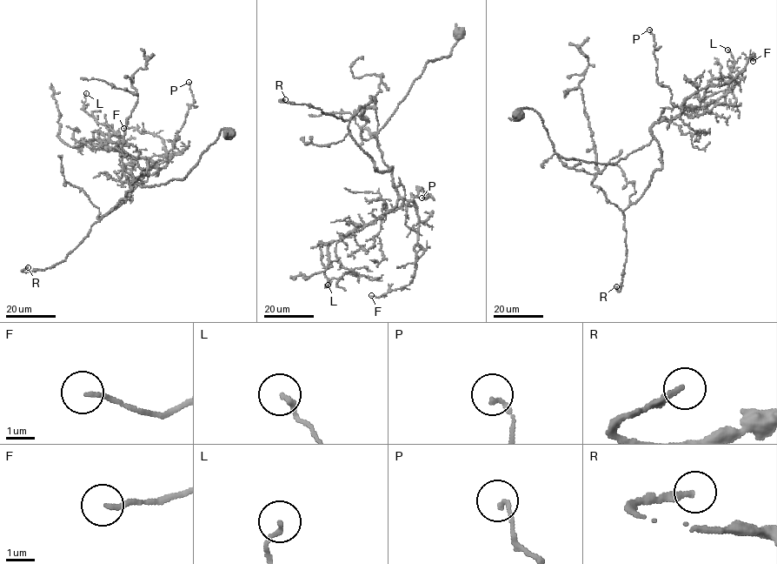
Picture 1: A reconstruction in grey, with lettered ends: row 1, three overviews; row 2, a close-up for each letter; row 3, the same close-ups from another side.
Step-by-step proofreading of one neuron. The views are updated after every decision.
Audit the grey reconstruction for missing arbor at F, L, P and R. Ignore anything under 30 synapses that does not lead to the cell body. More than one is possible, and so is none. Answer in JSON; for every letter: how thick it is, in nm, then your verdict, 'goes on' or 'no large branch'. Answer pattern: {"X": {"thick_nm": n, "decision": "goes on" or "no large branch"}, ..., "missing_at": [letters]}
{"F": {"thick_nm": 150, "decision": "no large branch"}, "L": {"thick_nm": 150, "decision": "no large branch"}, "P": {"thick_nm": 130, "decision": "no large branch"}, "R": {"thick_nm": 190, "decision": "goes on"}, "missing_at": ["R"]}

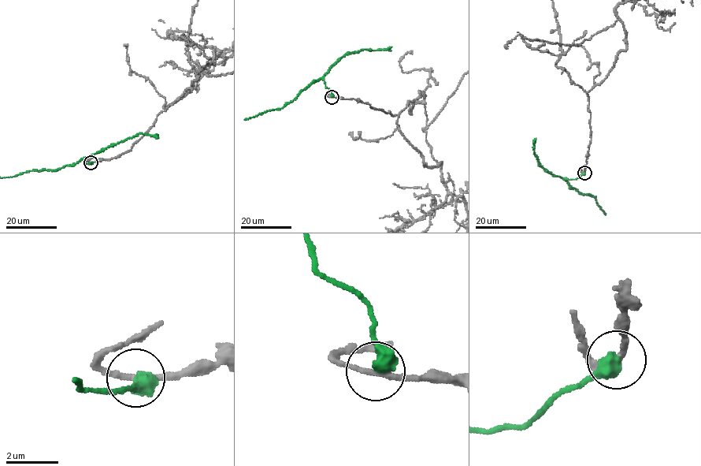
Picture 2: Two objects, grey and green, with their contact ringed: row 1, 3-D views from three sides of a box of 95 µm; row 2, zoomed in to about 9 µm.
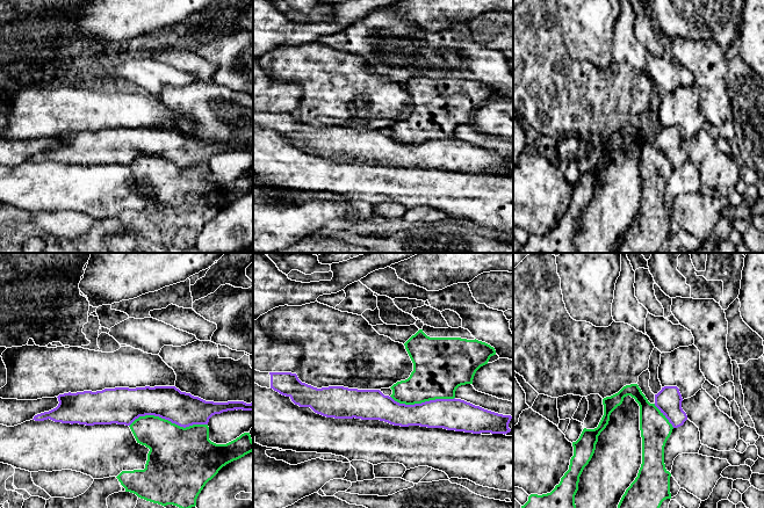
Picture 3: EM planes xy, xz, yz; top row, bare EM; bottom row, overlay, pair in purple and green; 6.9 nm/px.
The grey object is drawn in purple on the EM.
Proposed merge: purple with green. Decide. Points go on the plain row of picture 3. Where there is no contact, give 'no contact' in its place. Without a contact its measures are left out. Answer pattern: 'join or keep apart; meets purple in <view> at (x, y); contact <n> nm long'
keep apart; meets purple in xy at (167, 159); contact 550 nm long

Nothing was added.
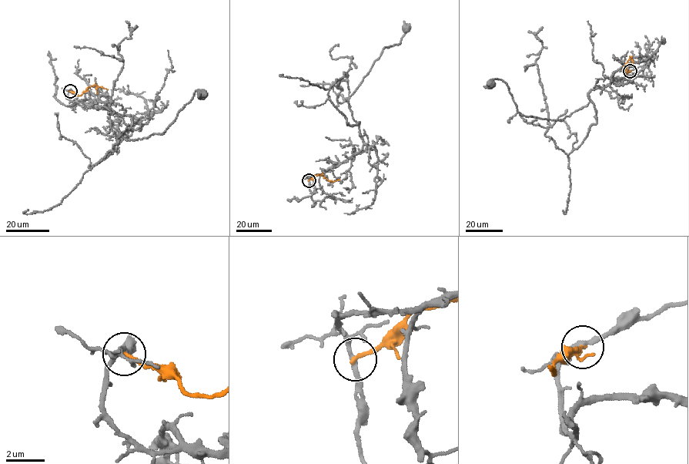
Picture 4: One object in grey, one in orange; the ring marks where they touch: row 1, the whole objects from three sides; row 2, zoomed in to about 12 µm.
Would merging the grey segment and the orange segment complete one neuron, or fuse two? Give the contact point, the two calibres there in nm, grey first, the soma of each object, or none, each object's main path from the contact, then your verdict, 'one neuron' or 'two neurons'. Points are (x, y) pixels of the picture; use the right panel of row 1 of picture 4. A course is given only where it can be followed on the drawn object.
(630, 71) | 240/200 nm | grey (491, 84) | orange none | grey via (630, 71), (630, 79), (593, 88), (586, 106), (560, 120), (523, 116), (506, 83), (495, 79), (489, 84) | orange via (630, 71), (627, 72), (625, 64), (631, 57) | two neurons

